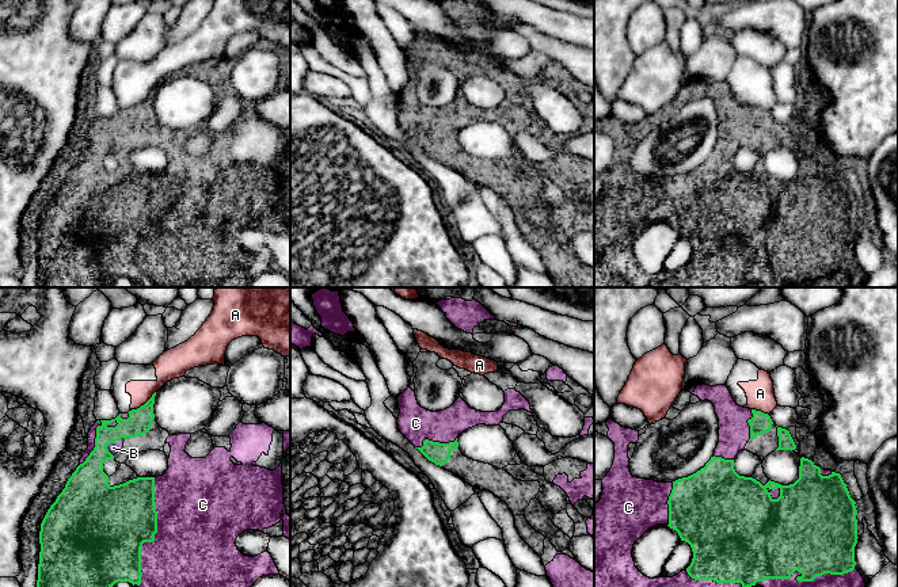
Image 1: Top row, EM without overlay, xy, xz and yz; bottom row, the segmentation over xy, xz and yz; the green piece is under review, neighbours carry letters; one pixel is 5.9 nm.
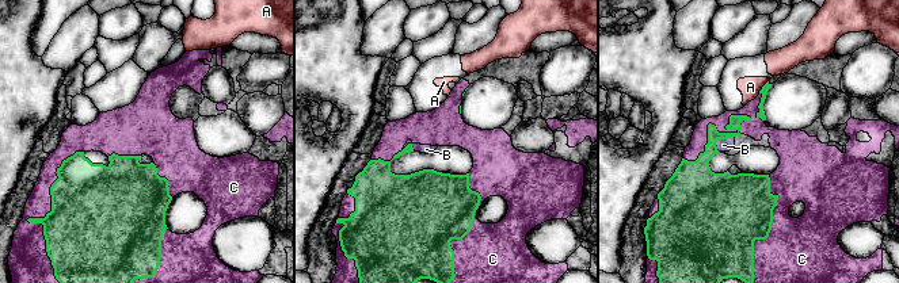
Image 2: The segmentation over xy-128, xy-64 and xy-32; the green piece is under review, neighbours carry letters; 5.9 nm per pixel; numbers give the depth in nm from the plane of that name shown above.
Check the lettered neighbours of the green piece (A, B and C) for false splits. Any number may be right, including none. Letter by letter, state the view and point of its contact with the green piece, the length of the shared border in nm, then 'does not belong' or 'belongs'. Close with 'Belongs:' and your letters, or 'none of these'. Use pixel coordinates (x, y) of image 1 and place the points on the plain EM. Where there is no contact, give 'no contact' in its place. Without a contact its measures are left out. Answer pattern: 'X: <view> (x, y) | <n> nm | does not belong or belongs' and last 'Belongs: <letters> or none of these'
A: xy (145, 99) | 180 nm | does not belong
B: xy (110, 138) | 130 nm | belongs
C: xy (153, 232) | 650 nm | belongs
Belongs: B, C

